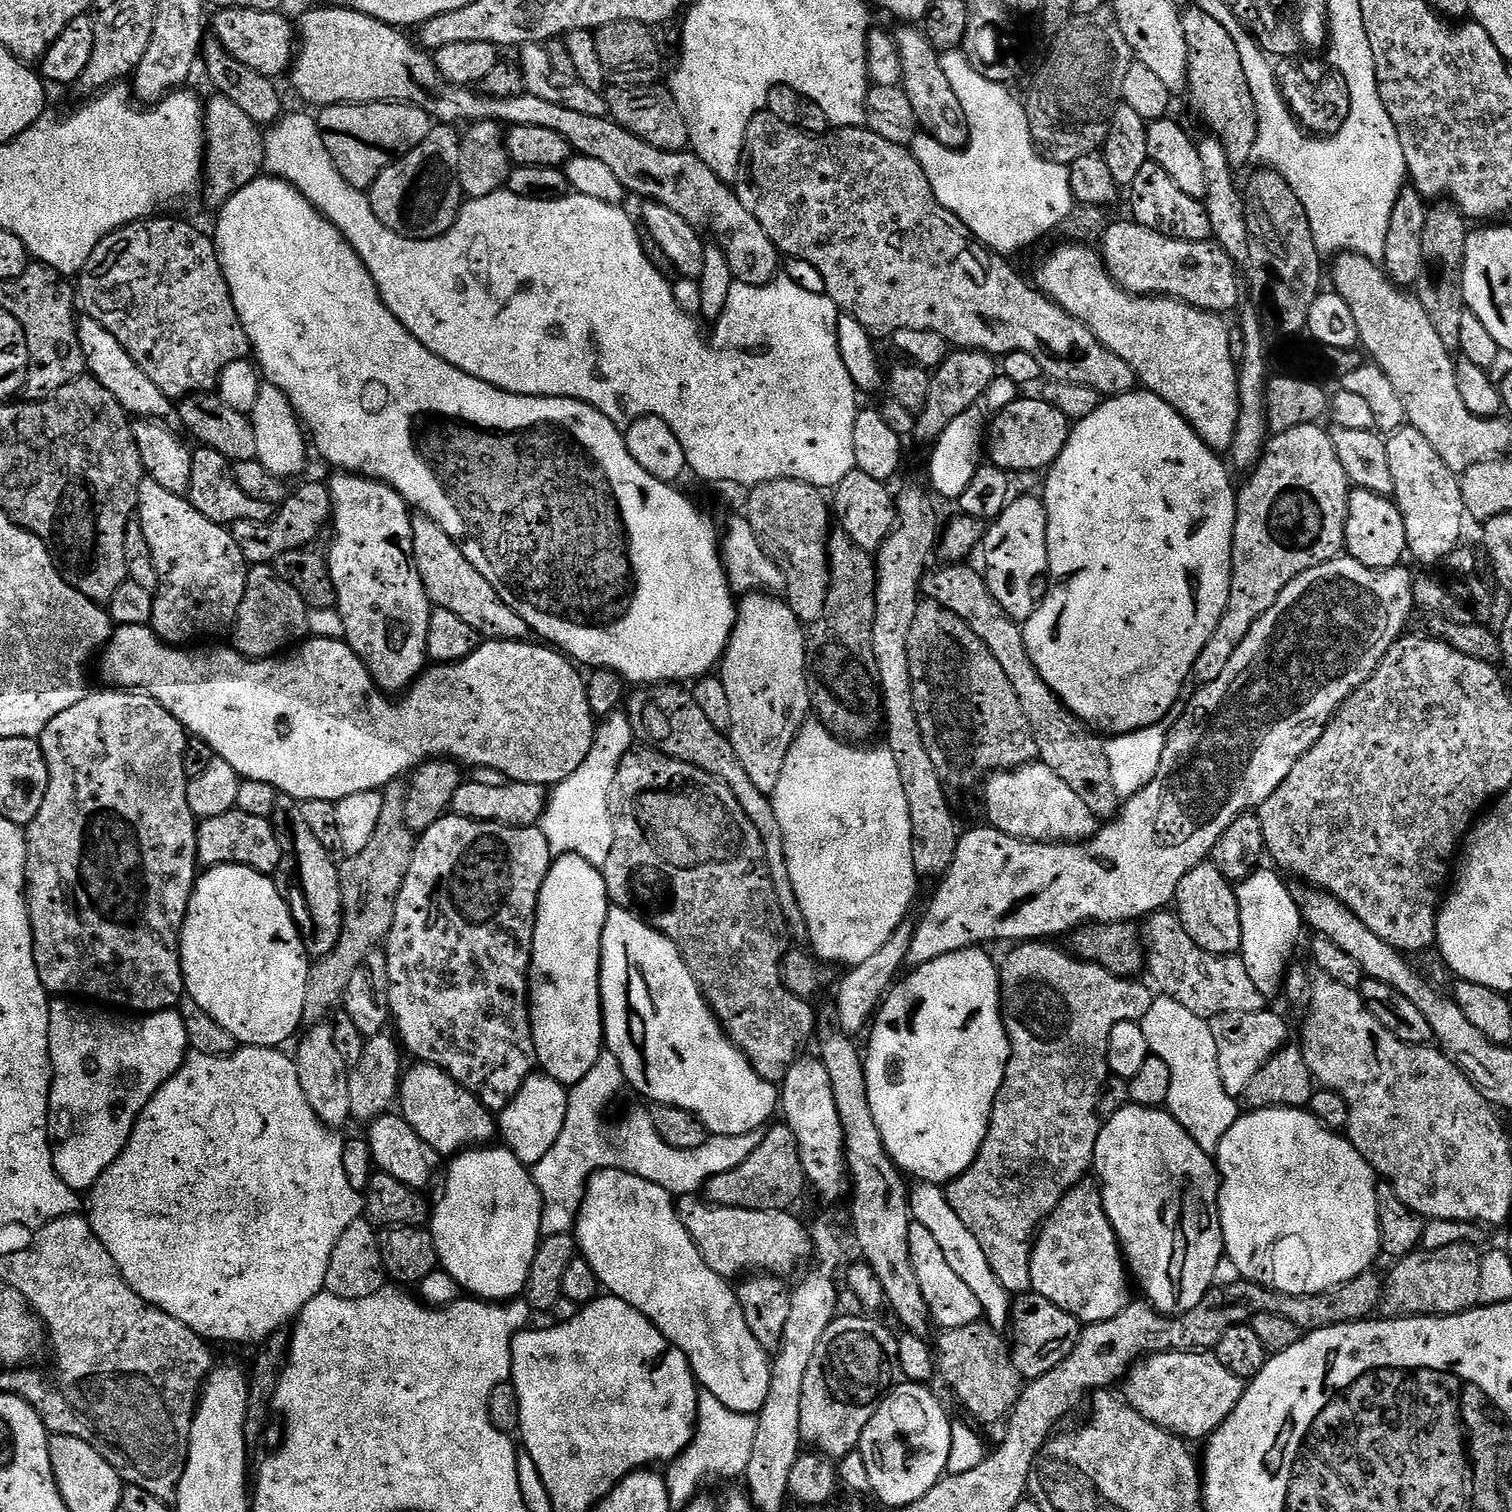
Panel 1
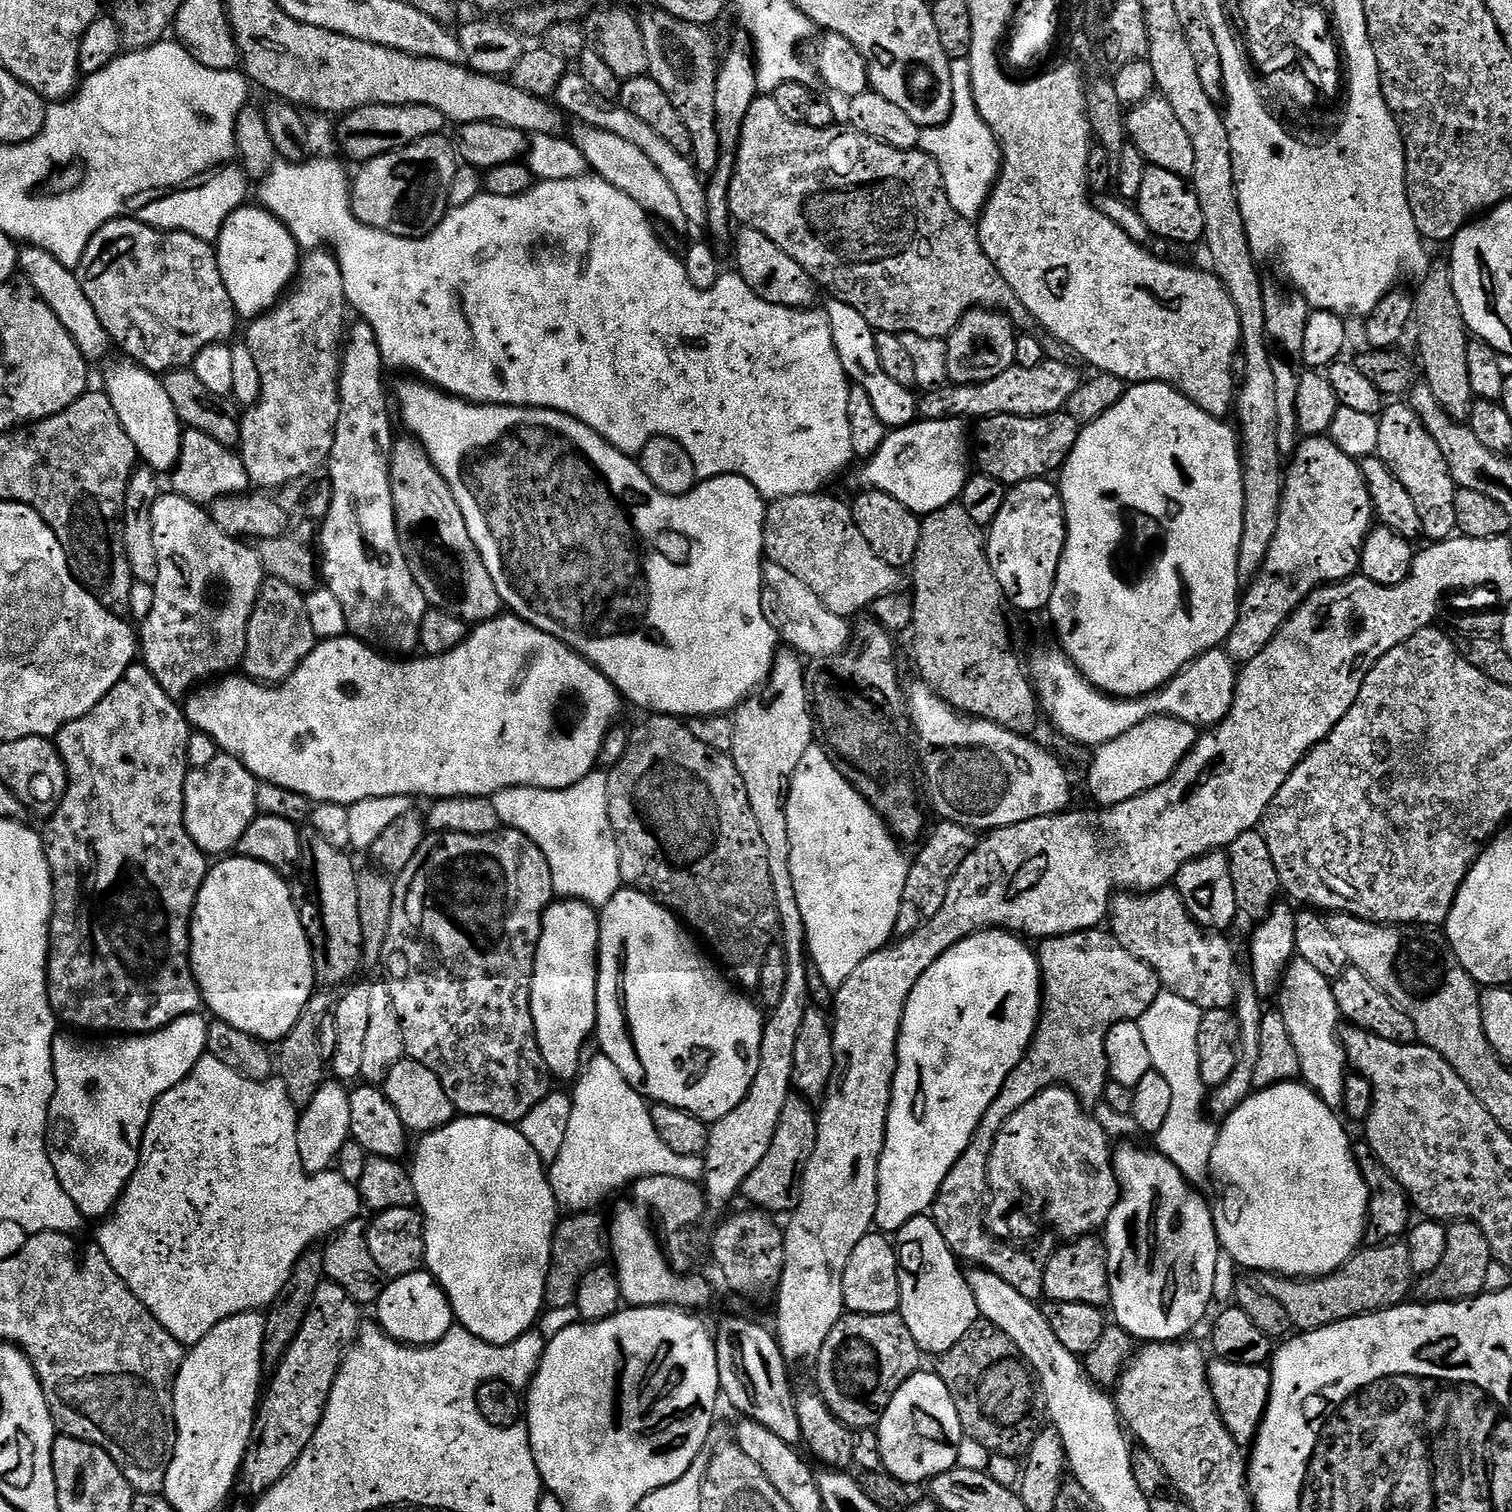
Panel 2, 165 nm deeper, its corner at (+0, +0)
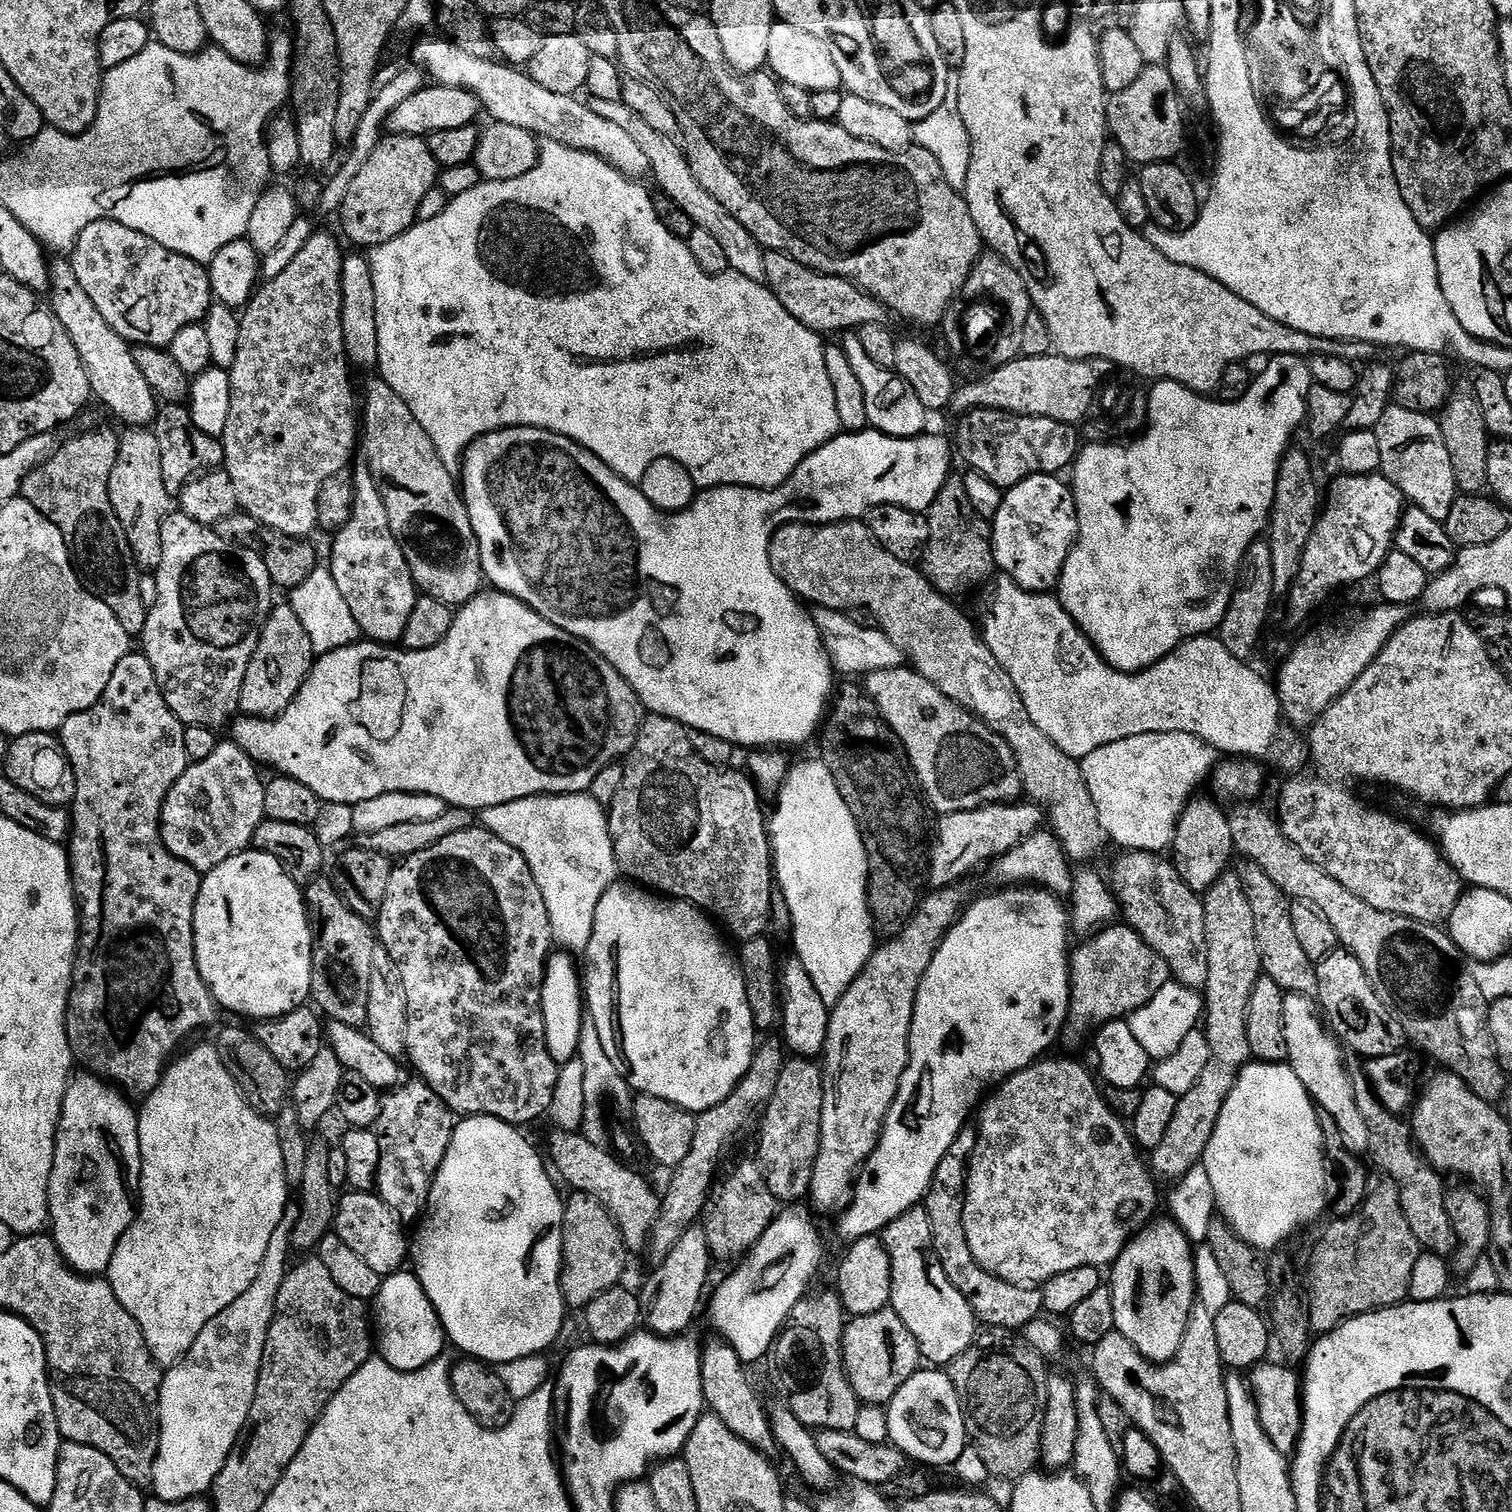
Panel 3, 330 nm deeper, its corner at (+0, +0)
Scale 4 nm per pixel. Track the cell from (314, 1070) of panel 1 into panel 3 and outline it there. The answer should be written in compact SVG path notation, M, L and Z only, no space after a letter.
M290 1202L284 1207L282 1222L278 1222L278 1230L274 1230L274 1238L270 1238L270 1247L266 1249L266 1258L260 1267L258 1278L238 1298L218 1314L202 1329L202 1334L194 1342L179 1364L171 1365L163 1373L160 1381L160 1445L158 1458L154 1462L151 1491L162 1500L191 1500L200 1498L211 1489L218 1478L222 1466L226 1466L226 1458L230 1458L230 1450L234 1450L236 1441L240 1439L250 1406L254 1406L254 1390L258 1390L258 1378L262 1358L268 1341L268 1328L276 1317L278 1292L282 1290L282 1282L288 1276L290 1259L288 1252L293 1251L292 1231L298 1222L299 1203Z

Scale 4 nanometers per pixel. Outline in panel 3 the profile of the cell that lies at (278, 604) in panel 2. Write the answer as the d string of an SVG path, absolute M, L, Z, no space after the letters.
M277 603L271 614L266 618L264 627L260 629L258 646L254 650L254 658L250 658L250 666L246 670L246 678L242 682L239 711L248 718L276 718L283 714L288 705L300 693L304 680L311 674L314 653L310 634L306 634L306 626L302 626L298 614L294 614L291 603Z

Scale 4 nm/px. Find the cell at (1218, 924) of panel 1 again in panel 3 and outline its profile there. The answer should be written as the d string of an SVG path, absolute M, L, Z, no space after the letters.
M1193 798L1188 801L1184 812L1176 821L1176 833L1170 849L1178 874L1186 885L1199 894L1207 892L1210 886L1214 886L1214 882L1218 882L1223 872L1229 871L1231 864L1228 863L1234 857L1228 812L1220 809L1221 805L1215 799L1212 800Z

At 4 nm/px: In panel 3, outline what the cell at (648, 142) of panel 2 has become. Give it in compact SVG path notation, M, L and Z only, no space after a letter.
M591 98L590 107L594 114L607 118L609 122L615 122L622 130L626 130L626 134L630 134L630 138L634 138L634 142L638 142L640 149L646 153L651 175L656 175L661 190L693 220L691 223L695 227L708 231L718 241L726 253L729 269L739 276L764 284L765 249L742 227L738 218L734 218L734 214L730 214L730 210L726 210L726 206L722 206L722 202L718 202L718 198L710 195L702 186L702 182L694 178L694 170L688 164L683 147L677 141L666 138L666 134L658 134L658 130L652 129L642 118L638 118L638 114L634 114L634 110L630 110L630 106L626 106L623 100L602 102L602 98Z

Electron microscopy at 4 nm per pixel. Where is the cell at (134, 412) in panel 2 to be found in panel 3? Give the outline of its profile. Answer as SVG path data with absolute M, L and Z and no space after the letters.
M53 259L50 267L50 307L58 322L66 326L66 334L70 334L70 342L74 342L74 350L78 350L82 358L93 397L97 401L100 399L122 423L128 424L124 426L148 428L156 418L158 397L150 390L142 370L138 370L138 365L134 363L133 345L127 344L121 336L114 334L114 330L110 330L110 322L106 322L106 318L102 318L102 313L94 307L94 302L90 302L67 259Z

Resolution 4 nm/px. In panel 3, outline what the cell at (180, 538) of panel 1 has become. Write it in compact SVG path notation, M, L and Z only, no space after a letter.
M176 510L162 522L162 562L154 575L158 584L158 600L152 608L148 609L146 626L142 633L142 641L144 640L142 654L150 662L154 674L158 678L158 686L160 687L160 693L164 696L166 706L170 706L172 713L185 726L189 724L207 724L209 726L224 724L232 715L237 715L240 706L240 695L242 694L242 682L246 678L250 658L254 658L254 650L258 646L260 629L264 627L266 618L271 614L274 607L274 599L272 600L274 585L270 578L268 563L265 562L263 555L259 551L222 542L222 538L218 538L218 534L209 525L194 522L194 518L186 518L184 512Z

